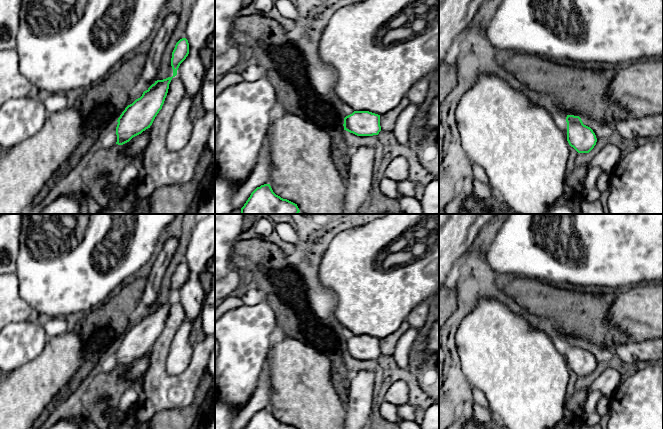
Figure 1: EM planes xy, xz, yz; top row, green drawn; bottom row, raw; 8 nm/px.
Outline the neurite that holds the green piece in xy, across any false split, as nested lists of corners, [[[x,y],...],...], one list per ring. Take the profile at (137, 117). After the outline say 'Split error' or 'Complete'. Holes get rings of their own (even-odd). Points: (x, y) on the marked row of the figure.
[[[182,38],[176,43],[172,52],[171,66],[173,76],[155,81],[154,84],[143,92],[140,98],[125,108],[117,120],[116,144],[123,145],[150,128],[155,117],[162,109],[172,78],[177,75],[180,64],[186,59],[188,54],[188,40]]]. Complete

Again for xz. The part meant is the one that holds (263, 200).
[[[270,184],[257,187],[250,195],[241,214],[298,214],[297,204],[276,195]]]. Complete

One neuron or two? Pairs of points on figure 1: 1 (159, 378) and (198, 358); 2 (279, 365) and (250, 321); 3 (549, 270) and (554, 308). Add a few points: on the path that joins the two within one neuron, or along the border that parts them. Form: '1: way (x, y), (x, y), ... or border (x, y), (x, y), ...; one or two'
1: way (170, 380), (182, 380), (193, 369); one
2: border (274, 335), (266, 359); two
3: border (544, 282), (569, 287); two

